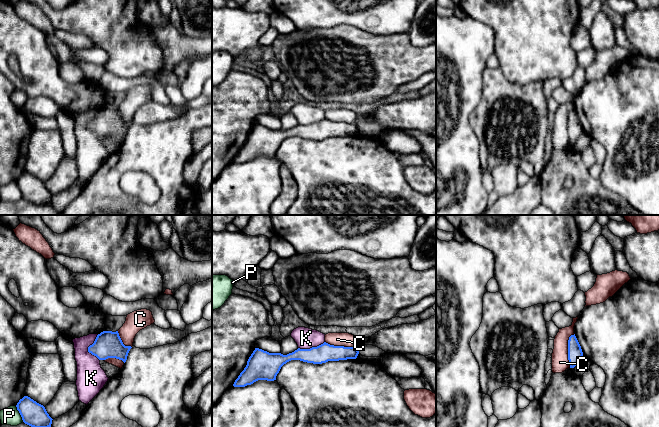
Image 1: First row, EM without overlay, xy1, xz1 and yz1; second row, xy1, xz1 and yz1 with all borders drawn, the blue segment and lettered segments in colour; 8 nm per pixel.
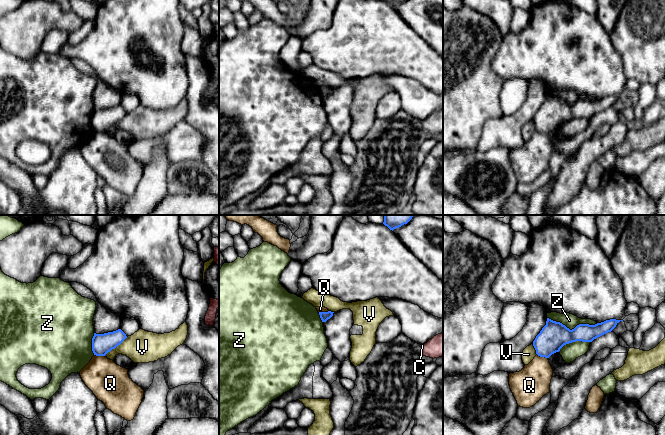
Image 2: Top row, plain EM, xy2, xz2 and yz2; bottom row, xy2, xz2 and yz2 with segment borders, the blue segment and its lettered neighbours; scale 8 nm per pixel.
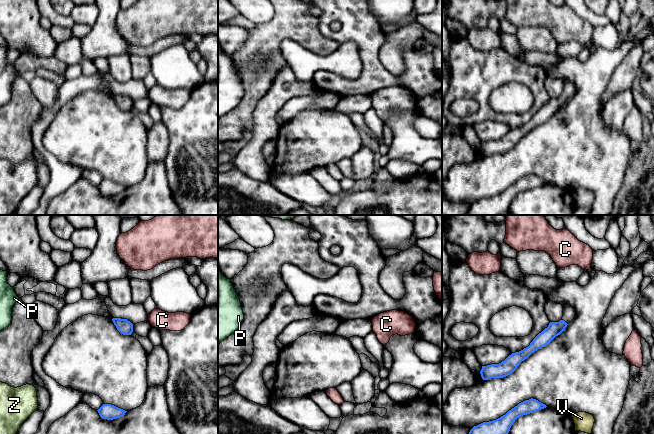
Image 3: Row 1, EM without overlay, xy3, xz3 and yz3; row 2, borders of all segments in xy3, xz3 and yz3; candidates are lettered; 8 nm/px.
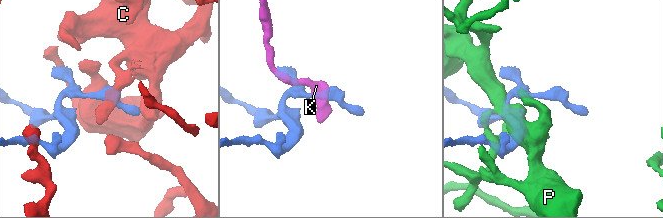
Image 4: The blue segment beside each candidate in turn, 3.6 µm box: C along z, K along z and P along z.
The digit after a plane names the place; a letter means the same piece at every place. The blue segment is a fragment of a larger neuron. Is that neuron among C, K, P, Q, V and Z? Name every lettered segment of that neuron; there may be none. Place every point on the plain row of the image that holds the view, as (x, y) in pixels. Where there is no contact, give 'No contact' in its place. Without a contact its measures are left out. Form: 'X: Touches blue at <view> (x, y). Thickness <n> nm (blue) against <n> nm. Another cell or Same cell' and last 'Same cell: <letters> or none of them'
C: Touches blue at yz1 (568, 125). Thickness 110 nm (blue) against 140 nm. Another cell
K: Touches blue at xy1 (88, 124). Thickness 220 nm (blue) against 240 nm. Another cell
P: Touches blue at xy1 (20, 190). Thickness 190 nm (blue) against 140 nm. Another cell
Q: Touches blue at xy2 (99, 131). Thickness 160 nm (blue) against 320 nm. Another cell
V: Touches blue at xy2 (115, 123). Thickness 160 nm (blue) against 260 nm. Another cell
Z: Touches blue at yz2 (572, 105). Thickness 220 nm (blue) against 110 nm. Another cell
Same cell: none of them

